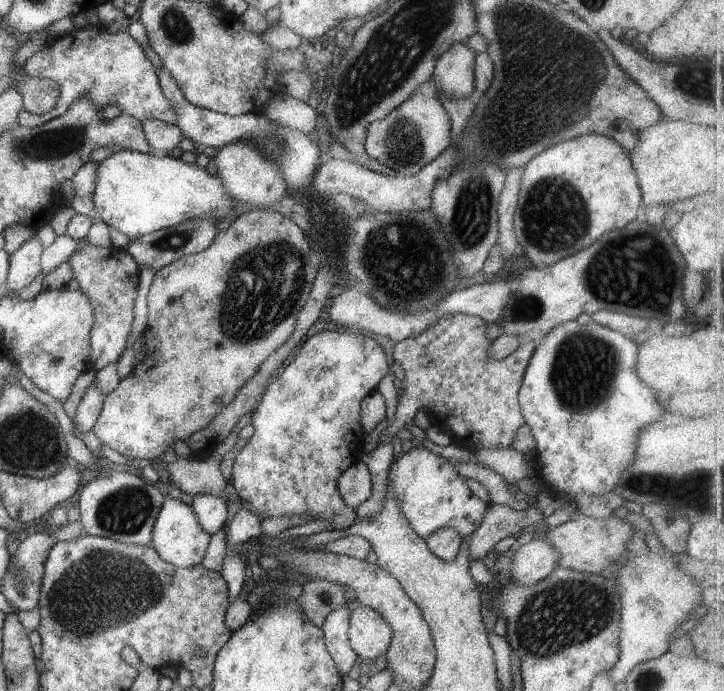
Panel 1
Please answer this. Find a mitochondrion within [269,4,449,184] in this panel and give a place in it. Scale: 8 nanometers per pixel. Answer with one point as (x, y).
(404, 141)

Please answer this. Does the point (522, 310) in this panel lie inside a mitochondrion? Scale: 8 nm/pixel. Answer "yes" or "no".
yes

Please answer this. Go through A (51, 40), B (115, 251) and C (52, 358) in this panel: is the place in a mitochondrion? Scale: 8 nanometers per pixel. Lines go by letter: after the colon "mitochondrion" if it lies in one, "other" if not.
A: other
B: other
C: mitochondrion

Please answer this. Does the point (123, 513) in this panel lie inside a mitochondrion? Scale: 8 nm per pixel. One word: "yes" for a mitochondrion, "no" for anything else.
yes

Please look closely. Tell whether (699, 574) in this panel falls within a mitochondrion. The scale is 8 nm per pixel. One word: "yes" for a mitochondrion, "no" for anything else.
no

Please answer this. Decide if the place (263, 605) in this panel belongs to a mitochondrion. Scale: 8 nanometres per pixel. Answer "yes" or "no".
no

